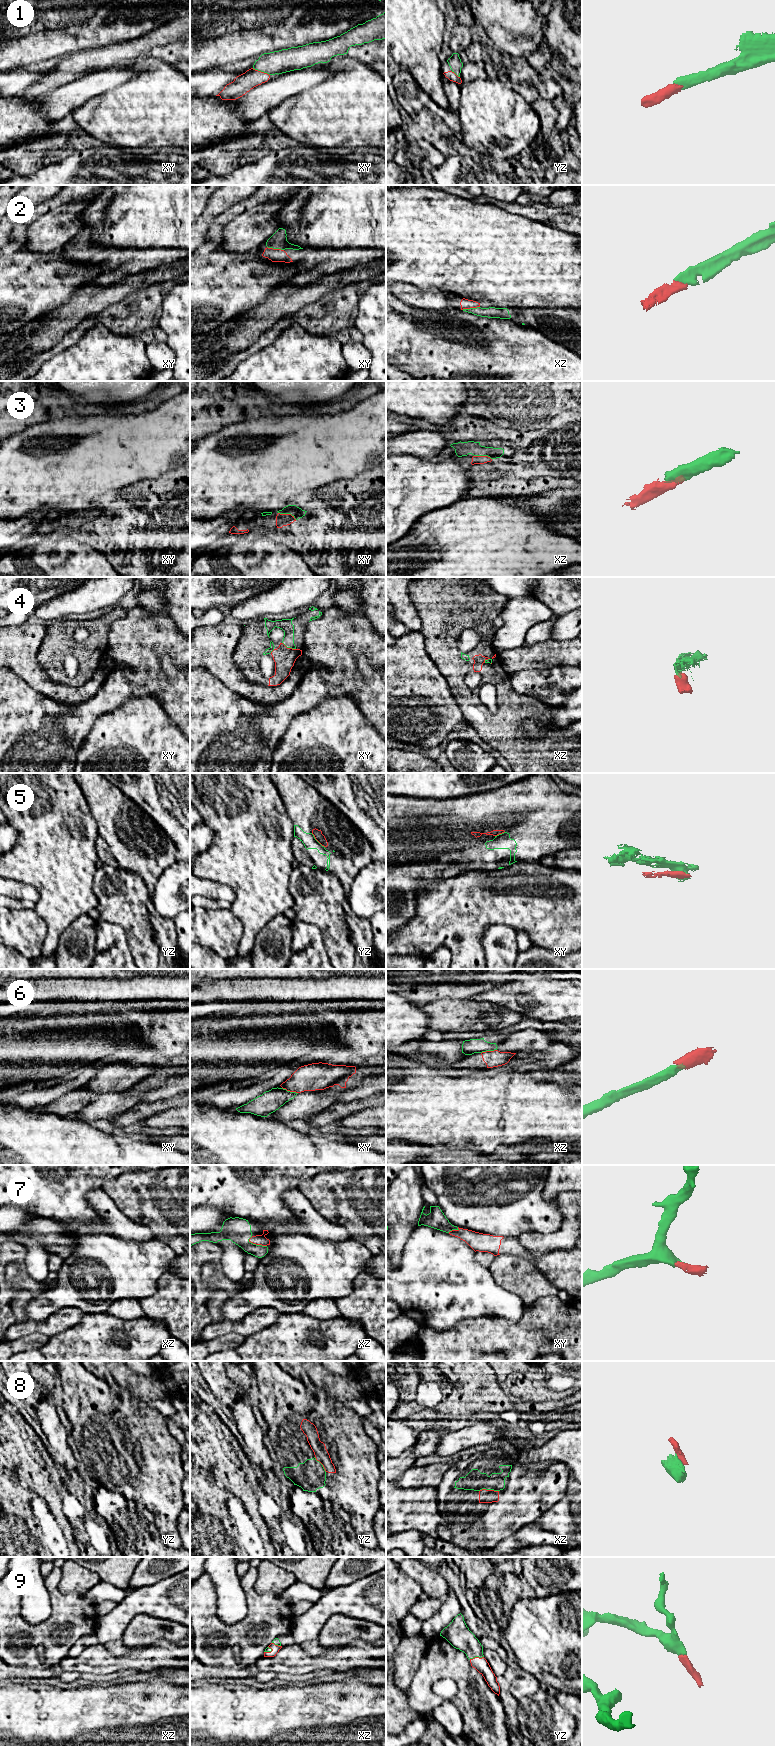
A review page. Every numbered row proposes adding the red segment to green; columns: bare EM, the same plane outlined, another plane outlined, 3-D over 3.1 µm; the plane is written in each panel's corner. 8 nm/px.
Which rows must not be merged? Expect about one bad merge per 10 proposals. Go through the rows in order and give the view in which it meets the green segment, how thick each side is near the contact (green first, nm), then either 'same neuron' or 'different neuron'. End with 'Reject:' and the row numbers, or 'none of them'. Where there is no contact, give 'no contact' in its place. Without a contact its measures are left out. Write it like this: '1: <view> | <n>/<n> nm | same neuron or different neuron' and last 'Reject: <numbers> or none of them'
1: xy | 190/150 nm | same neuron
2: xz | 90/80 nm | same neuron
3: xy | 90/100 nm | same neuron
4: xy | 100/170 nm | same neuron
5: yz | 110/70 nm | same neuron
6: xy | 170/220 nm | different neuron
7: xz | 200/80 nm | same neuron
8: xz | 160/110 nm | same neuron
9: yz | 200/110 nm | same neuron
Reject: 6

